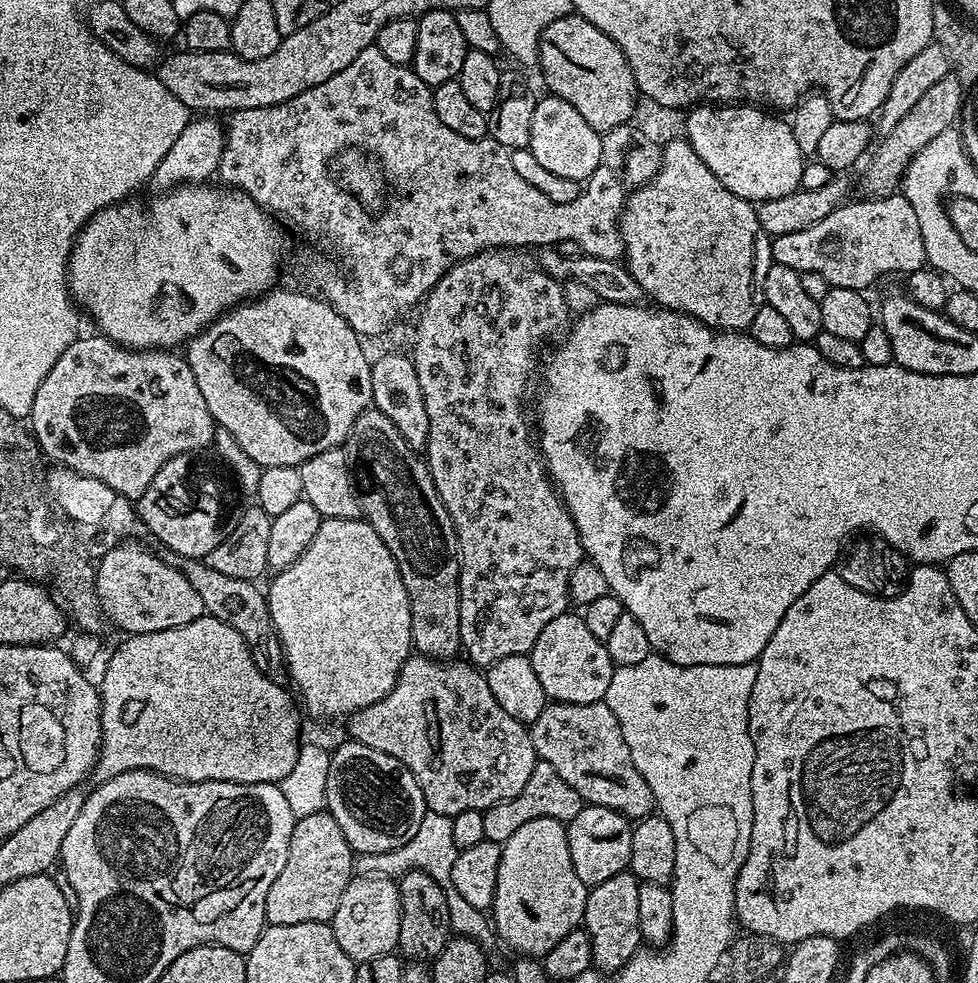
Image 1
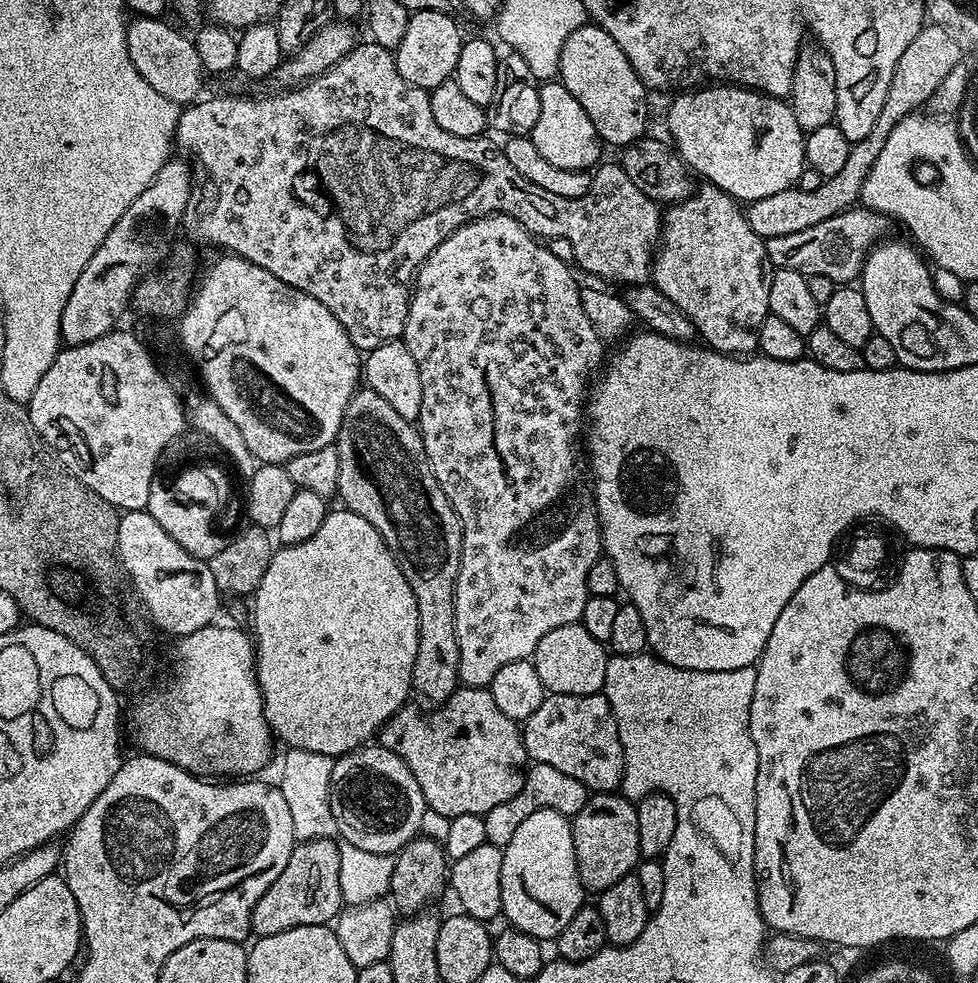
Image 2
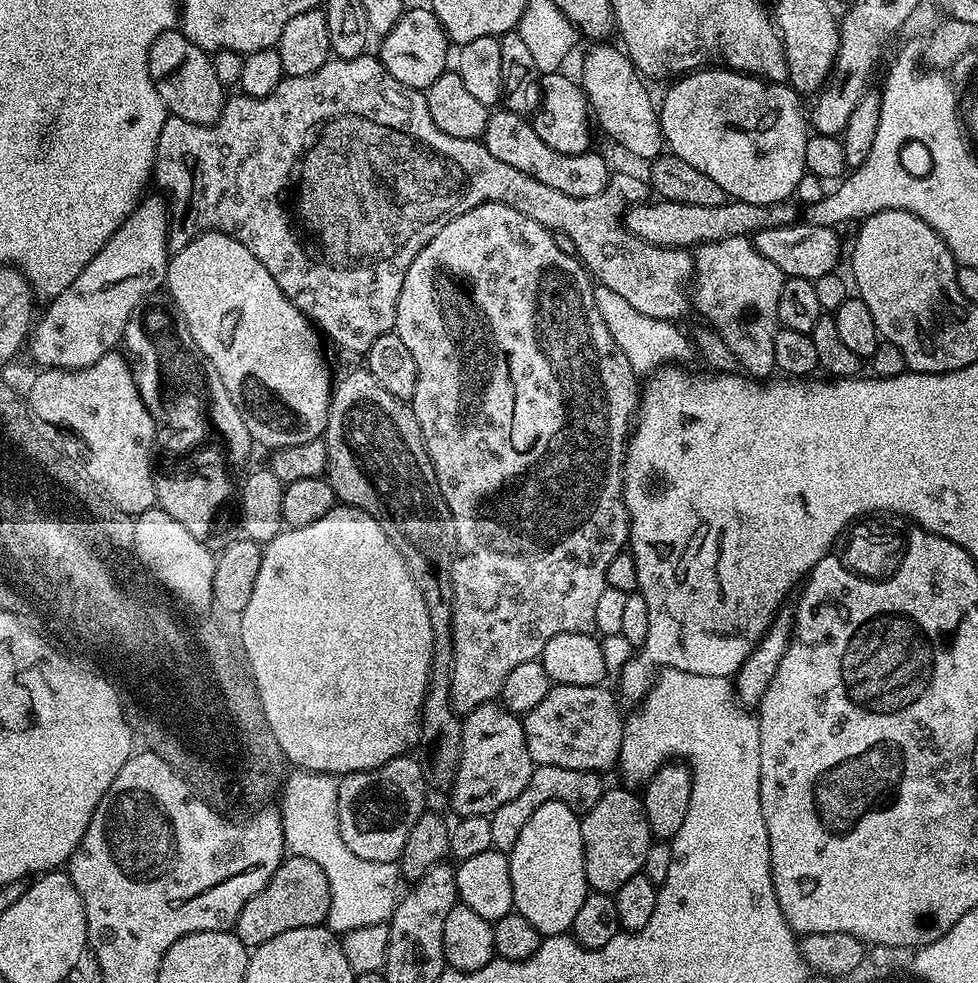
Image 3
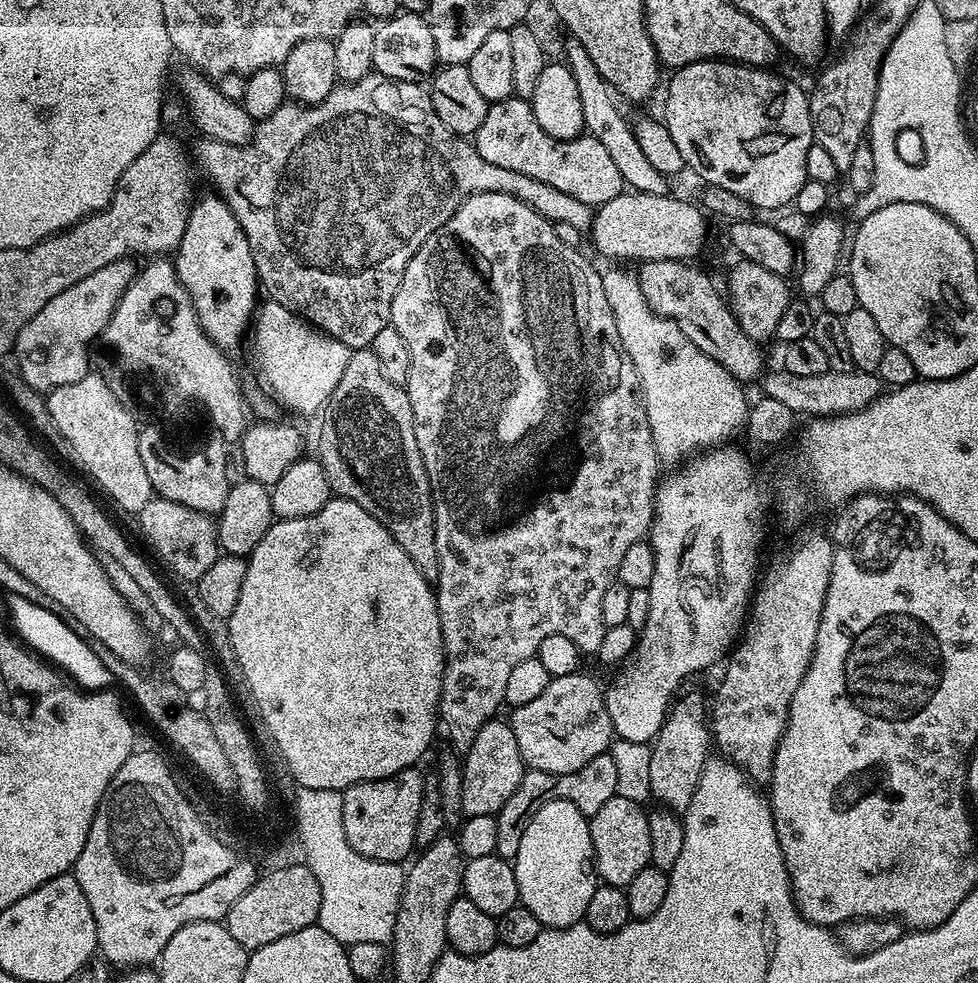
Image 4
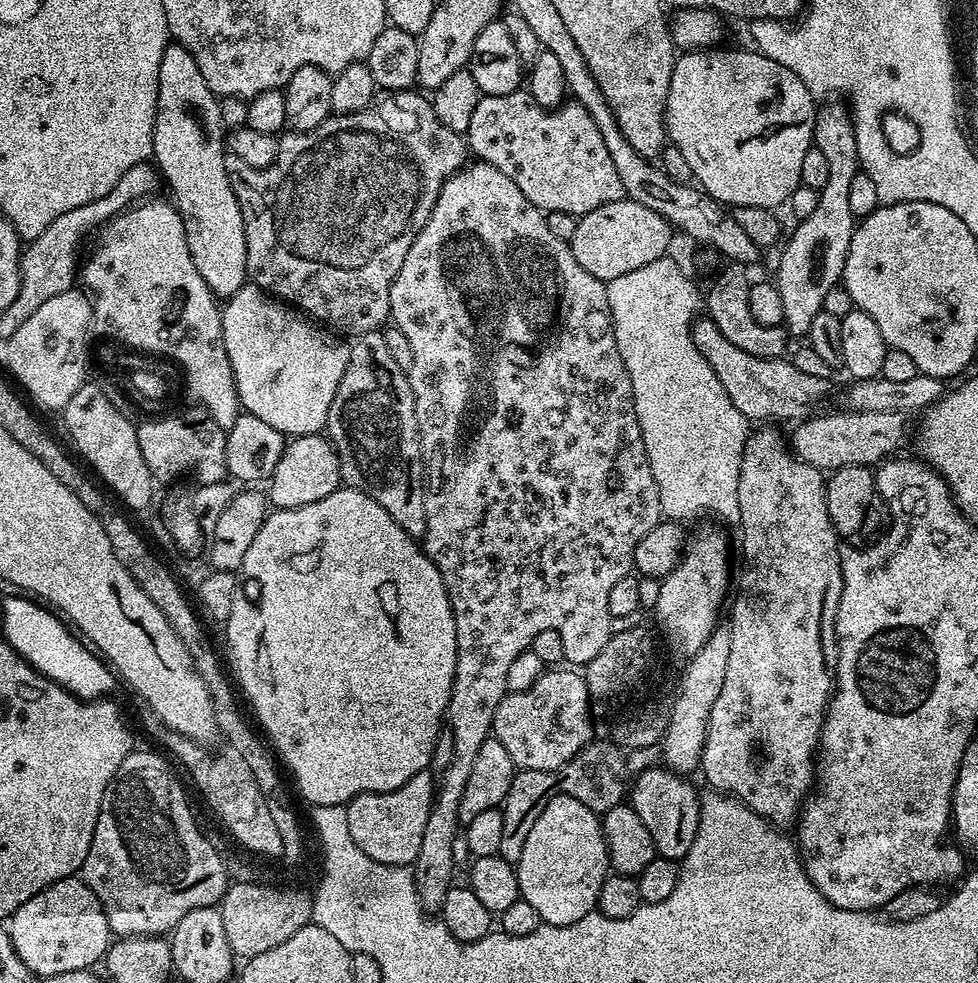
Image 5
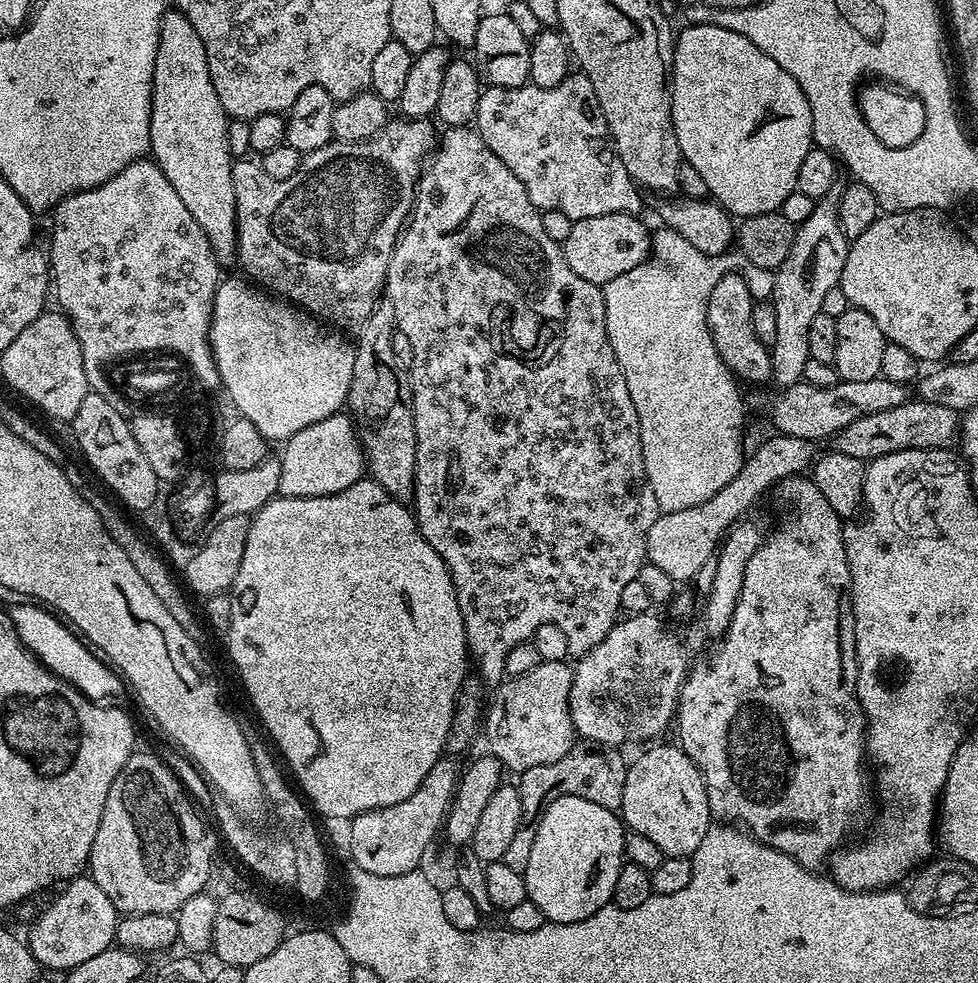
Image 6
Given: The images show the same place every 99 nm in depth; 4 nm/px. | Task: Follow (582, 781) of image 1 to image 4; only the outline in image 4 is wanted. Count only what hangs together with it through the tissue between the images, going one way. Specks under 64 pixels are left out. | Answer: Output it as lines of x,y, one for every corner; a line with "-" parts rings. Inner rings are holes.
577,670
565,676
551,677
546,690
542,690
538,698
526,702
526,706
511,709
514,739
529,769
555,776
570,774
582,770
586,762
613,747
614,733
606,710
604,688
594,677
582,673

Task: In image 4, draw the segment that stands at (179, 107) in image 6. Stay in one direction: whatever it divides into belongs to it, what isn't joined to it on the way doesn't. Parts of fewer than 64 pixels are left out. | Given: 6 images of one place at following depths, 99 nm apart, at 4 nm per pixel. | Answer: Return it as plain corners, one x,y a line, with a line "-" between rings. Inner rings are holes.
209,194
195,201
188,215
188,221
186,222
186,230
182,234
179,246
176,247
174,253
174,263
176,266
176,276
182,282
182,286
190,294
190,298
194,302
194,310
198,314
198,322
202,326
202,330
209,336
213,342
222,349
233,350
240,344
240,339
245,339
246,333
249,331
250,325
254,320
254,313
258,308
258,299
256,300
256,292
258,293
258,277
256,275
256,267
254,266
254,254
250,250
250,242
246,242
246,234
242,230
242,226
238,226
238,218
234,218
234,214
230,210
230,206
225,200
215,194

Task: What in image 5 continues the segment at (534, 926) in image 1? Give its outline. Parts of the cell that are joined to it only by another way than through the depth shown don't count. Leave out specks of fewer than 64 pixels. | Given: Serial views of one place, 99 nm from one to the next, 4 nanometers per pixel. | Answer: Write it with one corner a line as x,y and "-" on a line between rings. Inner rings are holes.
554,797
538,814
538,822
522,846
522,858
514,867
521,897
538,910
543,923
570,926
578,918
586,918
596,908
602,882
610,875
601,817
578,798

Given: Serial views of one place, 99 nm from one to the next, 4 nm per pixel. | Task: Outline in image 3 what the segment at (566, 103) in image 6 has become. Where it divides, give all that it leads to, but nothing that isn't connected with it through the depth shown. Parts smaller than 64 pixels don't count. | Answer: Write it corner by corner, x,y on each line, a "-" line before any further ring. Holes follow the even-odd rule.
507,110
496,111
489,115
482,142
486,150
490,150
494,158
498,158
498,162
506,162
506,166
514,166
514,170
542,182
542,186
562,190
562,194
570,194
574,198
590,198
606,190
610,169
595,150
582,154
558,154
558,150
550,150
550,146
546,146
542,138
538,138
525,117

